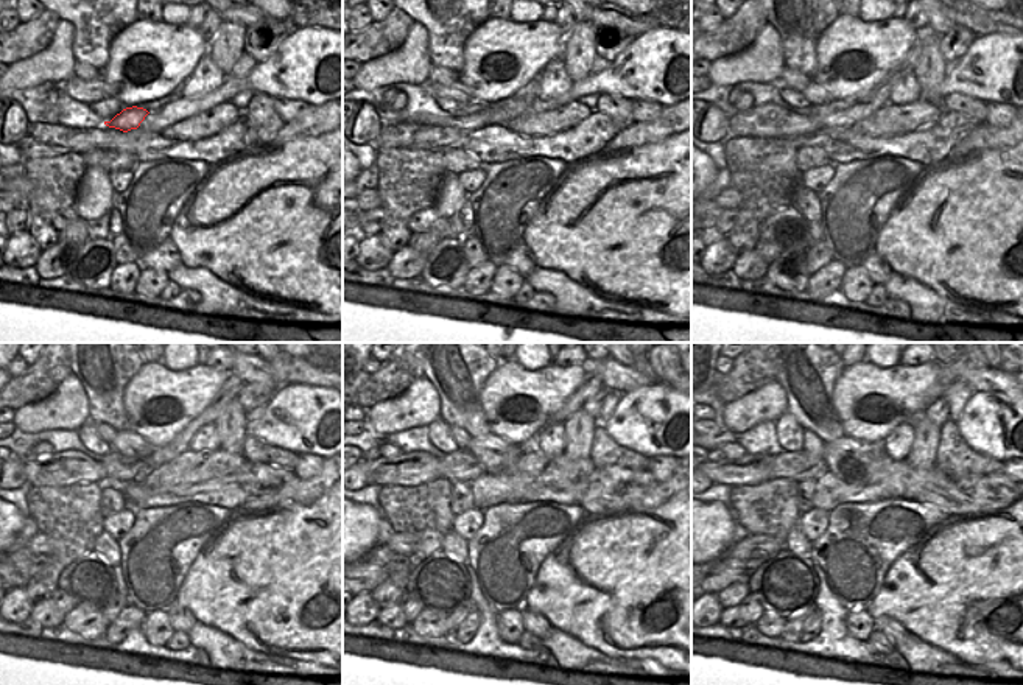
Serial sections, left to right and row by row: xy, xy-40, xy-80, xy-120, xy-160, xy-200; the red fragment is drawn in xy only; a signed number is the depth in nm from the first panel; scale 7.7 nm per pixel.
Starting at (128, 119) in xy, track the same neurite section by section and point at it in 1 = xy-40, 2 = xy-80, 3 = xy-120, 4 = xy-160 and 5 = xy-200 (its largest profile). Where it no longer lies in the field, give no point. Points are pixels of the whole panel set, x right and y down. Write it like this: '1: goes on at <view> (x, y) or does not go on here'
1: goes on at xy-40 (474, 120)
2: goes on at xy-80 (768, 114)
3: goes on at xy-120 (67, 463)
4: goes on at xy-160 (416, 463)
5: goes on at xy-200 (731, 472)

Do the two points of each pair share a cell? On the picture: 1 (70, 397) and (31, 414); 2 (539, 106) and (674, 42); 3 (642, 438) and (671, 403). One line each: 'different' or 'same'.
1: same
2: same
3: same

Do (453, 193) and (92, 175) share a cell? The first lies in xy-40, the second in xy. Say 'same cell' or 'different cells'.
same cell

